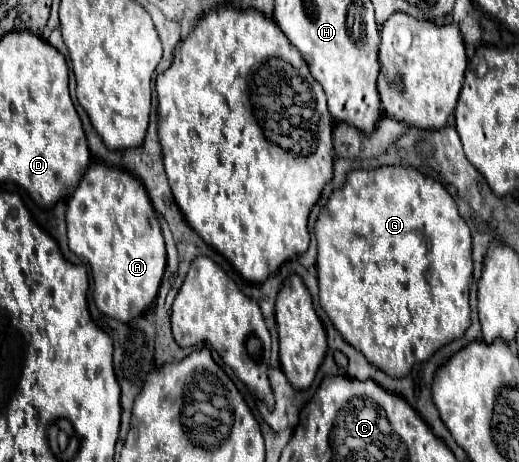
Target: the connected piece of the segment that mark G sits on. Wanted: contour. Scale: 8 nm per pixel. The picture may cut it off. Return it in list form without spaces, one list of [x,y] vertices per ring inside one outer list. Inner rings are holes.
[[[378,166],[374,170],[352,170],[346,176],[344,186],[330,194],[326,206],[316,218],[314,234],[318,240],[316,272],[318,272],[318,284],[320,284],[320,306],[326,310],[334,328],[346,338],[346,342],[358,348],[370,364],[374,364],[388,376],[394,376],[394,378],[406,376],[416,362],[428,360],[440,346],[444,346],[446,342],[454,338],[460,338],[470,326],[470,306],[468,306],[468,290],[470,290],[470,280],[472,280],[470,230],[466,222],[462,220],[462,216],[458,214],[456,202],[452,200],[452,196],[444,190],[440,182],[424,176],[412,166]]]

